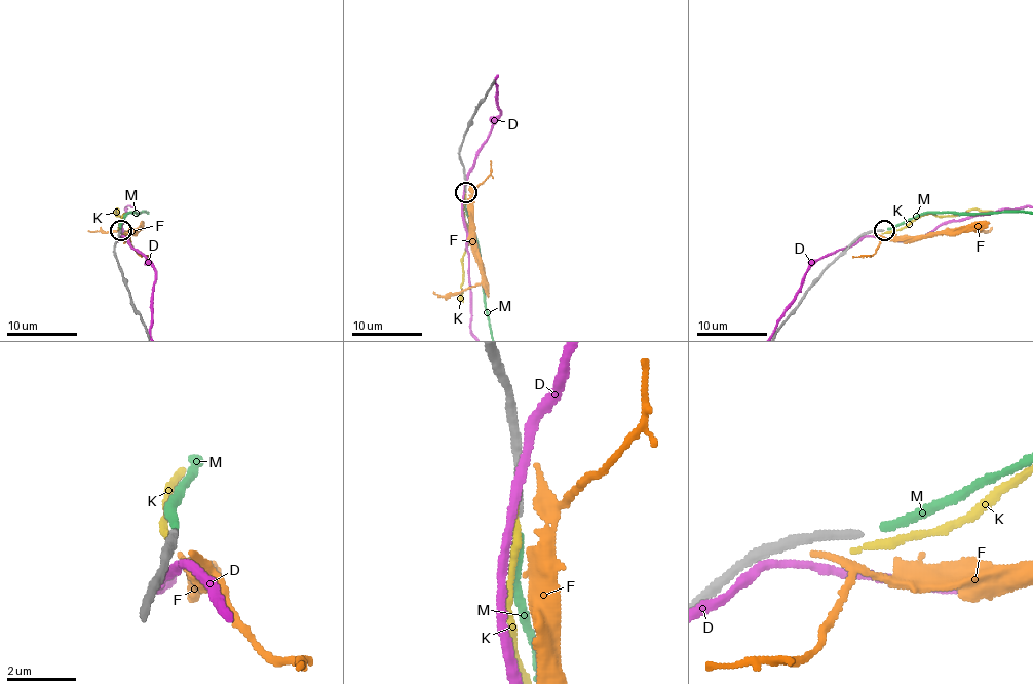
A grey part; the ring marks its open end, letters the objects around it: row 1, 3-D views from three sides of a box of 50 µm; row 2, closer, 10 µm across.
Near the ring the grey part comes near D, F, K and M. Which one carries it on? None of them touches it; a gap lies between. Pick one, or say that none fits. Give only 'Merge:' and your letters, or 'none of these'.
Merge: M

